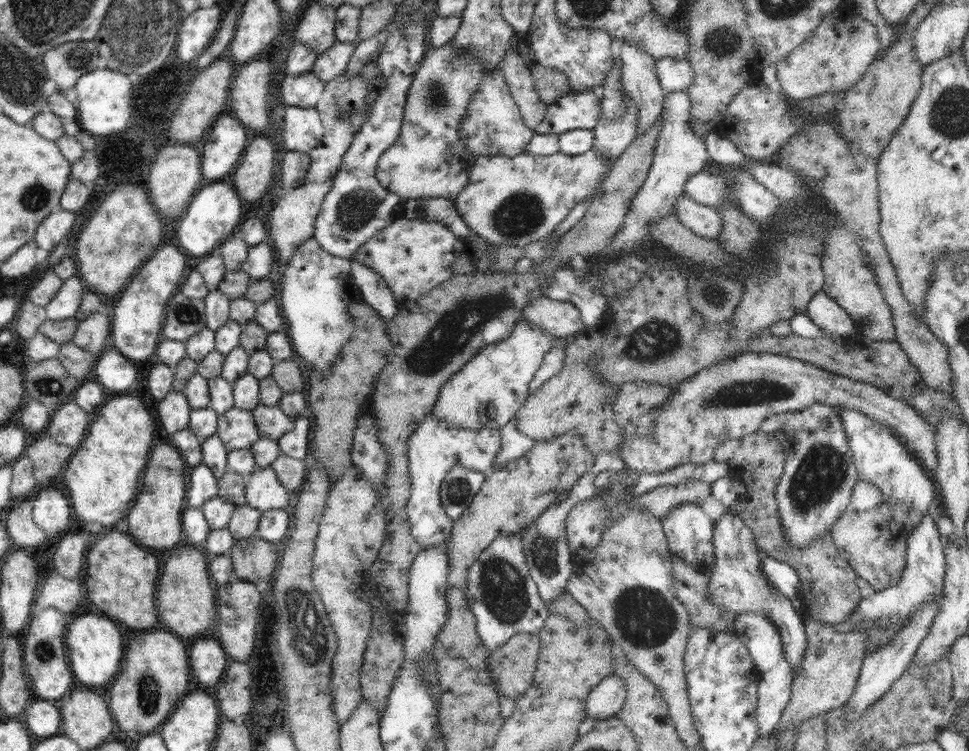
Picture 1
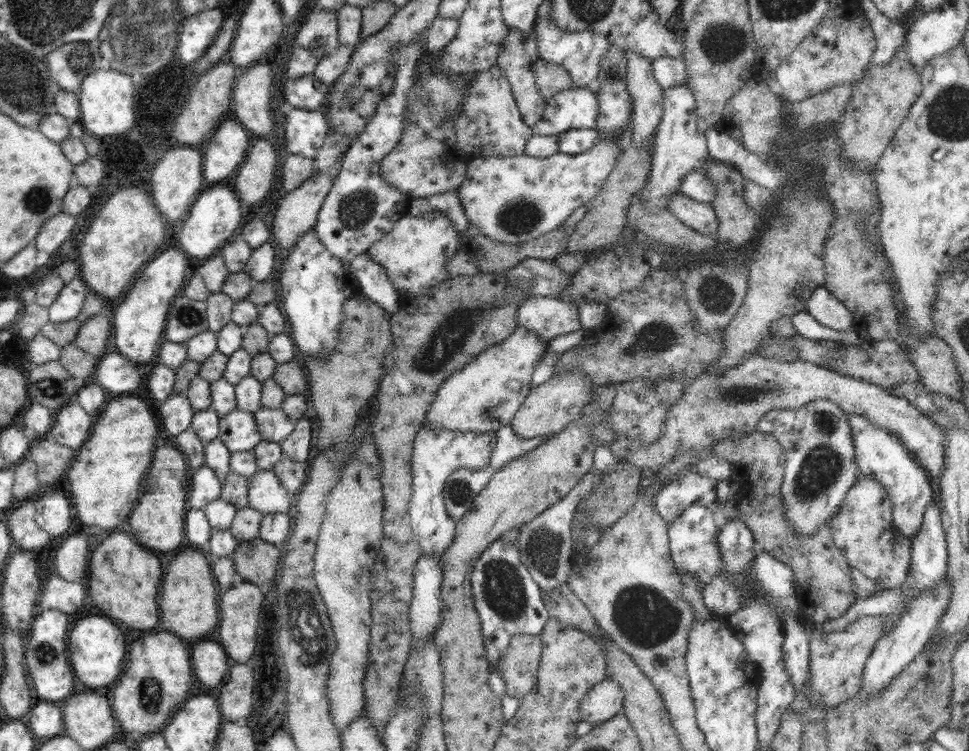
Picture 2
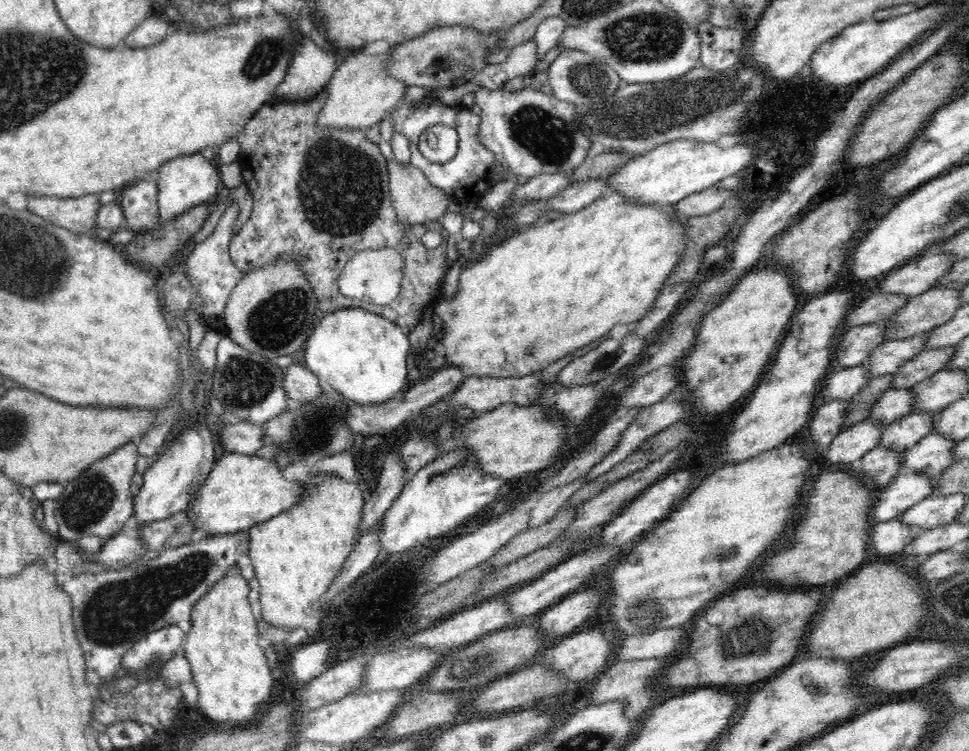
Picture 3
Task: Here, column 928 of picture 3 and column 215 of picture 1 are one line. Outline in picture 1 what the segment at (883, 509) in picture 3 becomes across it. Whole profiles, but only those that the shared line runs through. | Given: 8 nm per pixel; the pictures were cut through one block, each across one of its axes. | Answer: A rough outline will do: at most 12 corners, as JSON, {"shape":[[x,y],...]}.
{"shape":[[202,462],[187,468],[187,507],[218,497],[214,473]]}

